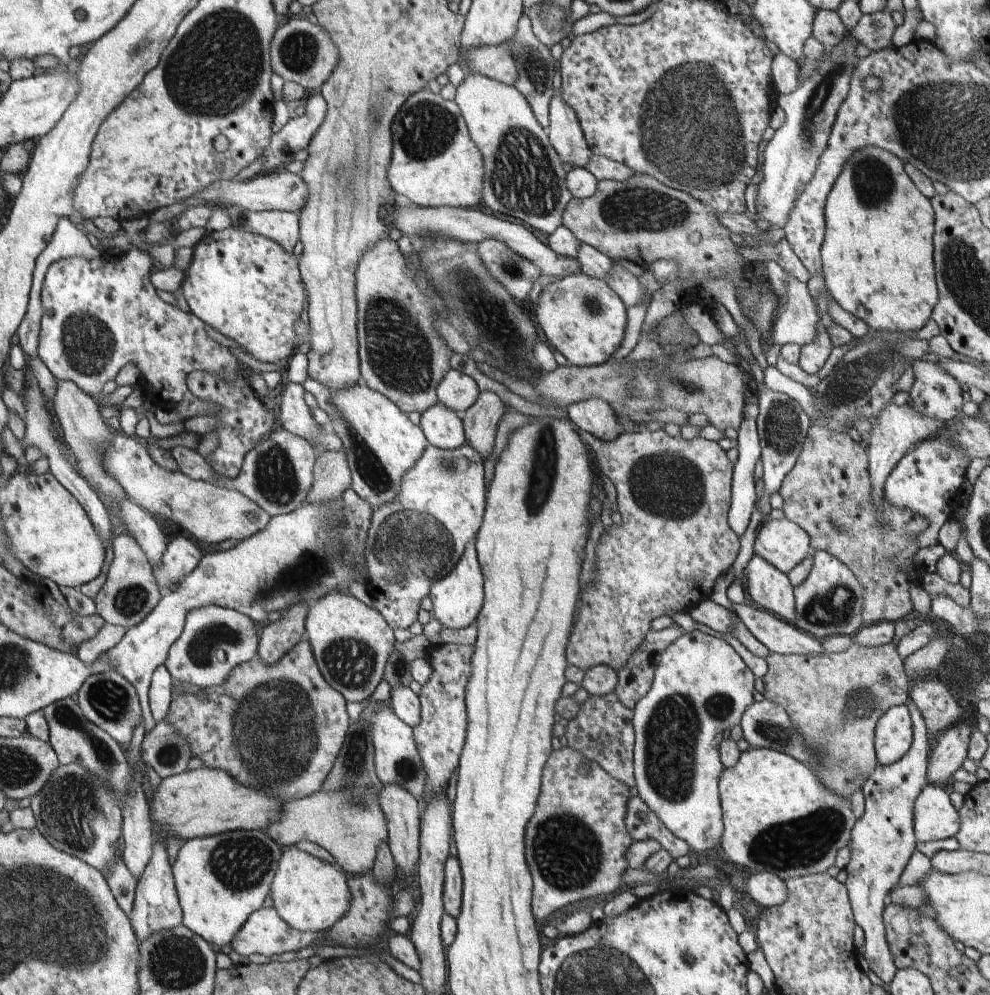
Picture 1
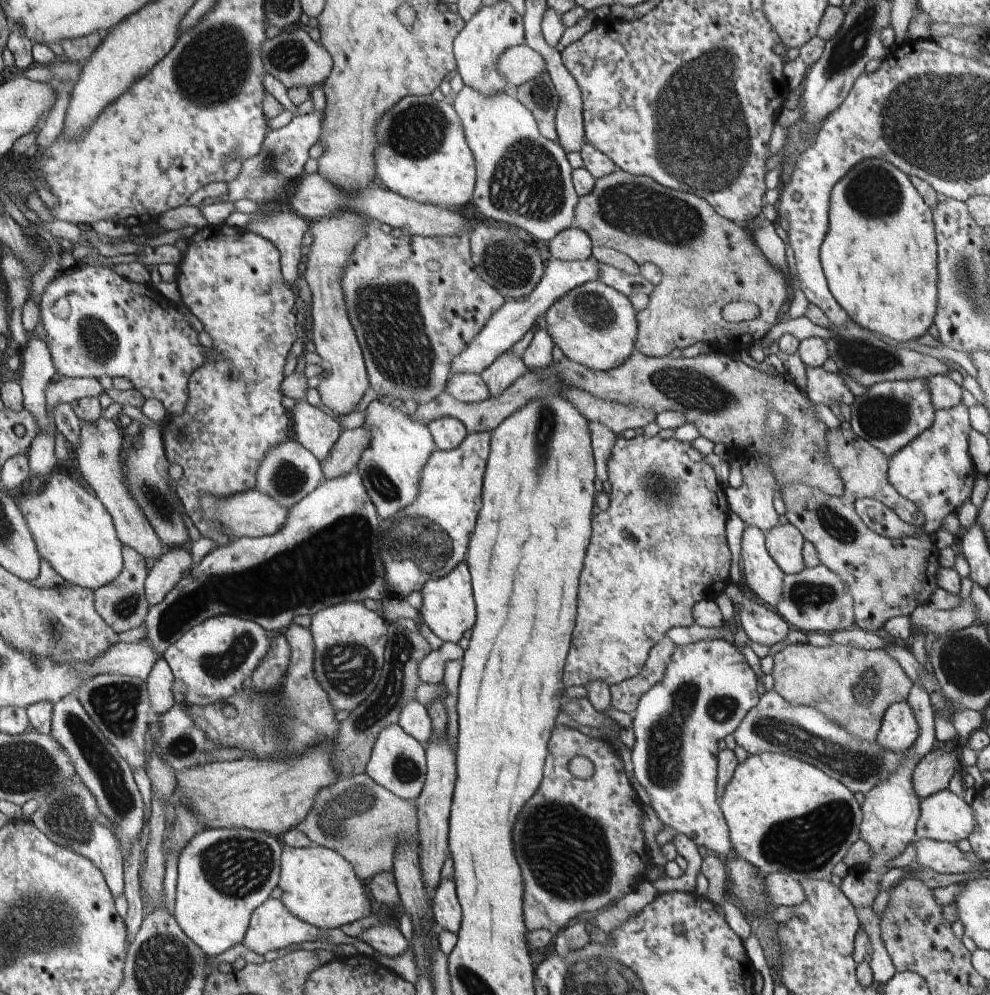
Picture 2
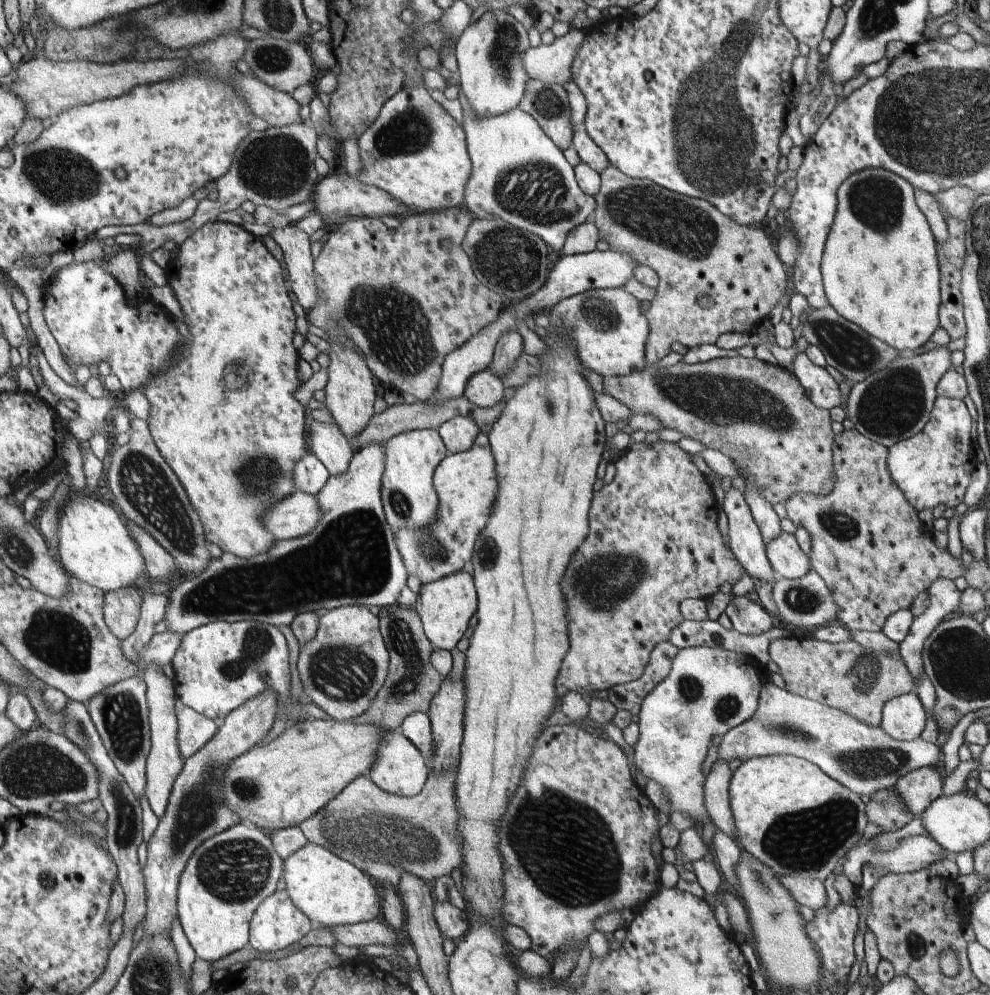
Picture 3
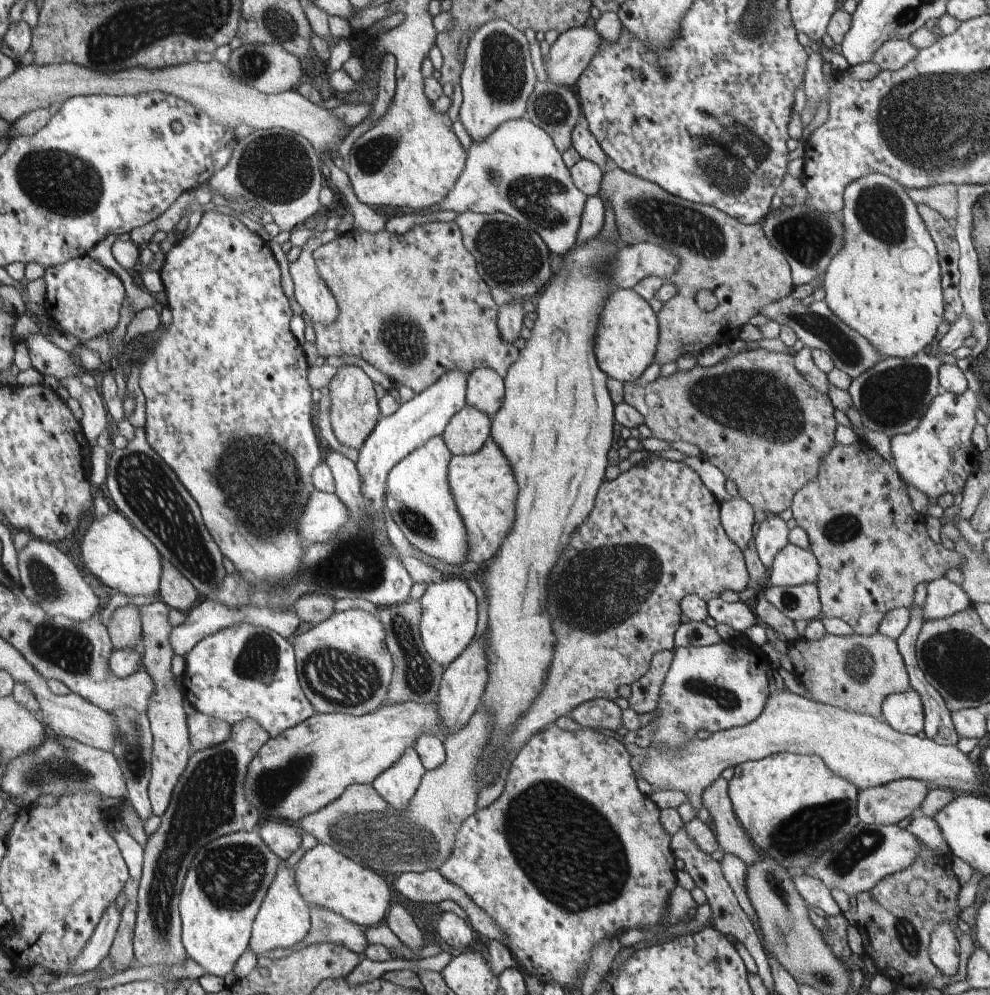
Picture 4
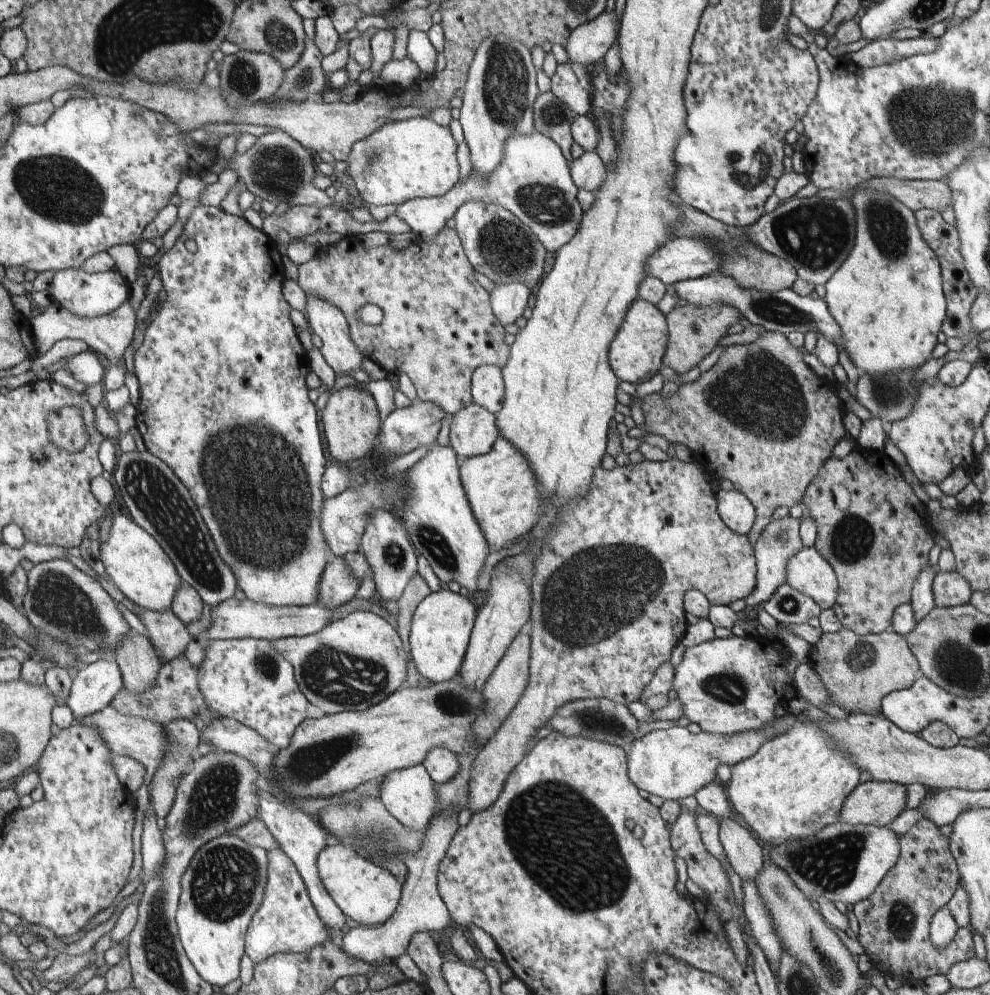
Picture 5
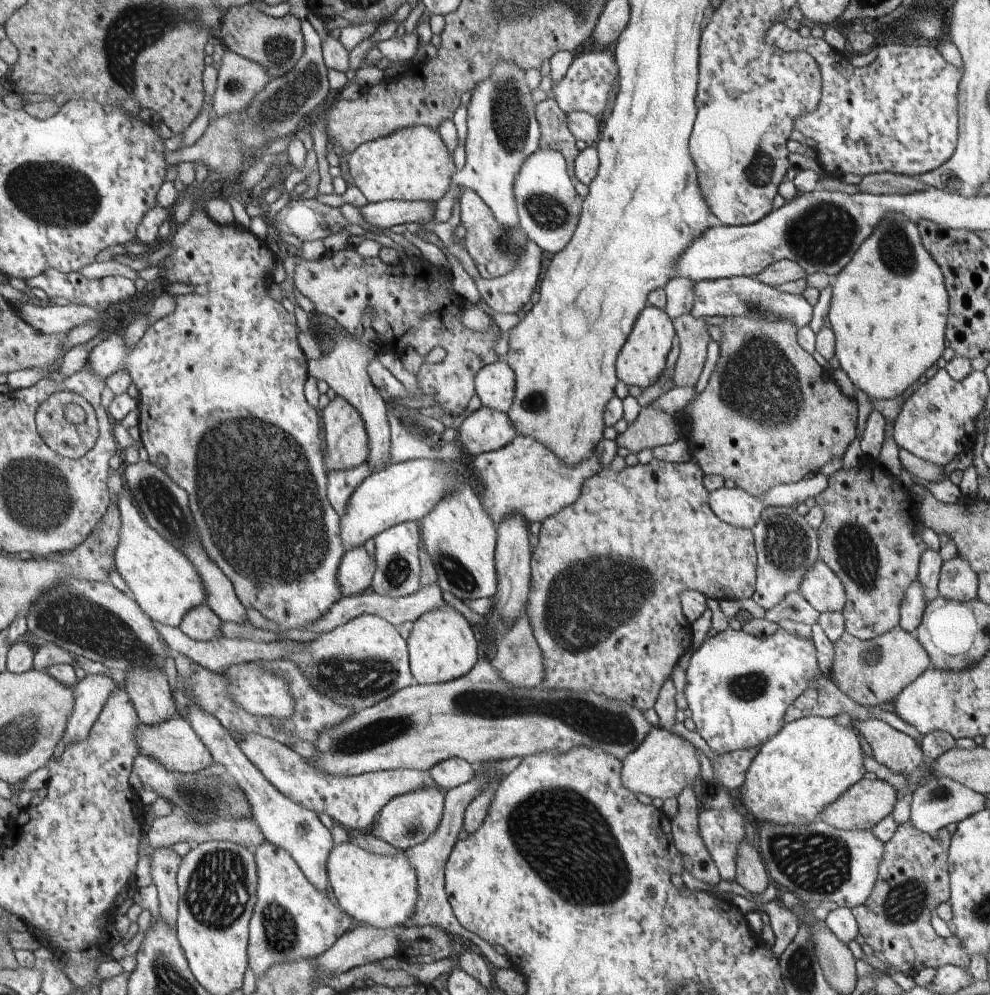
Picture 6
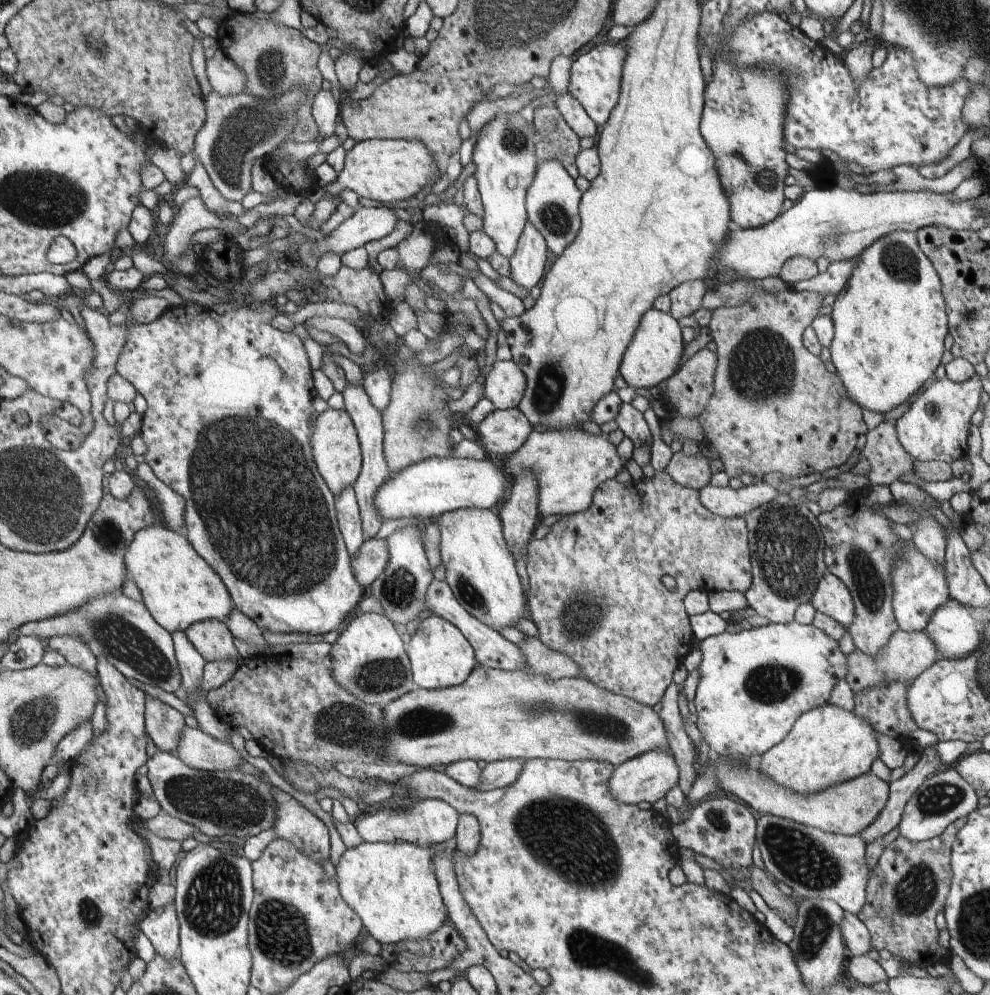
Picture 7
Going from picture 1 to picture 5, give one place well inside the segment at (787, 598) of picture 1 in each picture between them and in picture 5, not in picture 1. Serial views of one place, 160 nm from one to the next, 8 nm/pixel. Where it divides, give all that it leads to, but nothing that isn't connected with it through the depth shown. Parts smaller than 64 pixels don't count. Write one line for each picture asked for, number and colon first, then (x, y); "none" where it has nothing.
2: (761, 573)
3: (746, 542)
4: (737, 516)
5: (738, 513)

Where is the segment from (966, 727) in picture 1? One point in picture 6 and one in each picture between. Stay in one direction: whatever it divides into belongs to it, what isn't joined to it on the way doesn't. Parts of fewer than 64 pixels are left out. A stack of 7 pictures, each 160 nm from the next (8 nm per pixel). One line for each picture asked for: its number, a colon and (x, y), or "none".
2: (934, 771)
3: (918, 788)
4: (889, 804)
5: (878, 803)
6: (862, 806)

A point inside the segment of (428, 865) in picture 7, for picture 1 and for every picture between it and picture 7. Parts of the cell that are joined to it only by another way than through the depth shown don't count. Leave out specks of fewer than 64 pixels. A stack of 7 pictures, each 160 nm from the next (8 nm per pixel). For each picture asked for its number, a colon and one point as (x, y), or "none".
1: (312, 895)
2: (319, 886)
3: (329, 889)
4: (326, 878)
5: (367, 893)
6: (381, 891)

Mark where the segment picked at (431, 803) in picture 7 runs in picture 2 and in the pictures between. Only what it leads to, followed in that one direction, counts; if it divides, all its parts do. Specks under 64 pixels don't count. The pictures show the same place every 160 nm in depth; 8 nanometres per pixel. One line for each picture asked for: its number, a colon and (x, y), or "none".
2: (398, 762)
3: (401, 768)
4: (398, 784)
5: (410, 794)
6: (407, 820)

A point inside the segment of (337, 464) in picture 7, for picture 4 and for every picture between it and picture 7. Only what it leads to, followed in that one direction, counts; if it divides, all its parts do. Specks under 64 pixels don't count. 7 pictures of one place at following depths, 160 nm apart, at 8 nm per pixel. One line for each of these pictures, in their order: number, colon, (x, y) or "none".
4: (353, 412)
5: (350, 418)
6: (347, 445)

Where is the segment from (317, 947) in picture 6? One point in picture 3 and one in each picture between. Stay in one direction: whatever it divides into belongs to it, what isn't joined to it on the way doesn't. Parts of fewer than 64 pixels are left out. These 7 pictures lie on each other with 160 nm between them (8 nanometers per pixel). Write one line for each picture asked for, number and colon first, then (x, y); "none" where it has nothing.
3: (277, 922)
4: (283, 920)
5: (287, 922)

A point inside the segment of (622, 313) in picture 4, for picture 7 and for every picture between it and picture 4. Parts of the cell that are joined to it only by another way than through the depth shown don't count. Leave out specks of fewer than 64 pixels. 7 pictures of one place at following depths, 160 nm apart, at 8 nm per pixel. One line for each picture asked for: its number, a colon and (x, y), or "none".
5: (636, 354)
6: (641, 361)
7: (654, 354)

